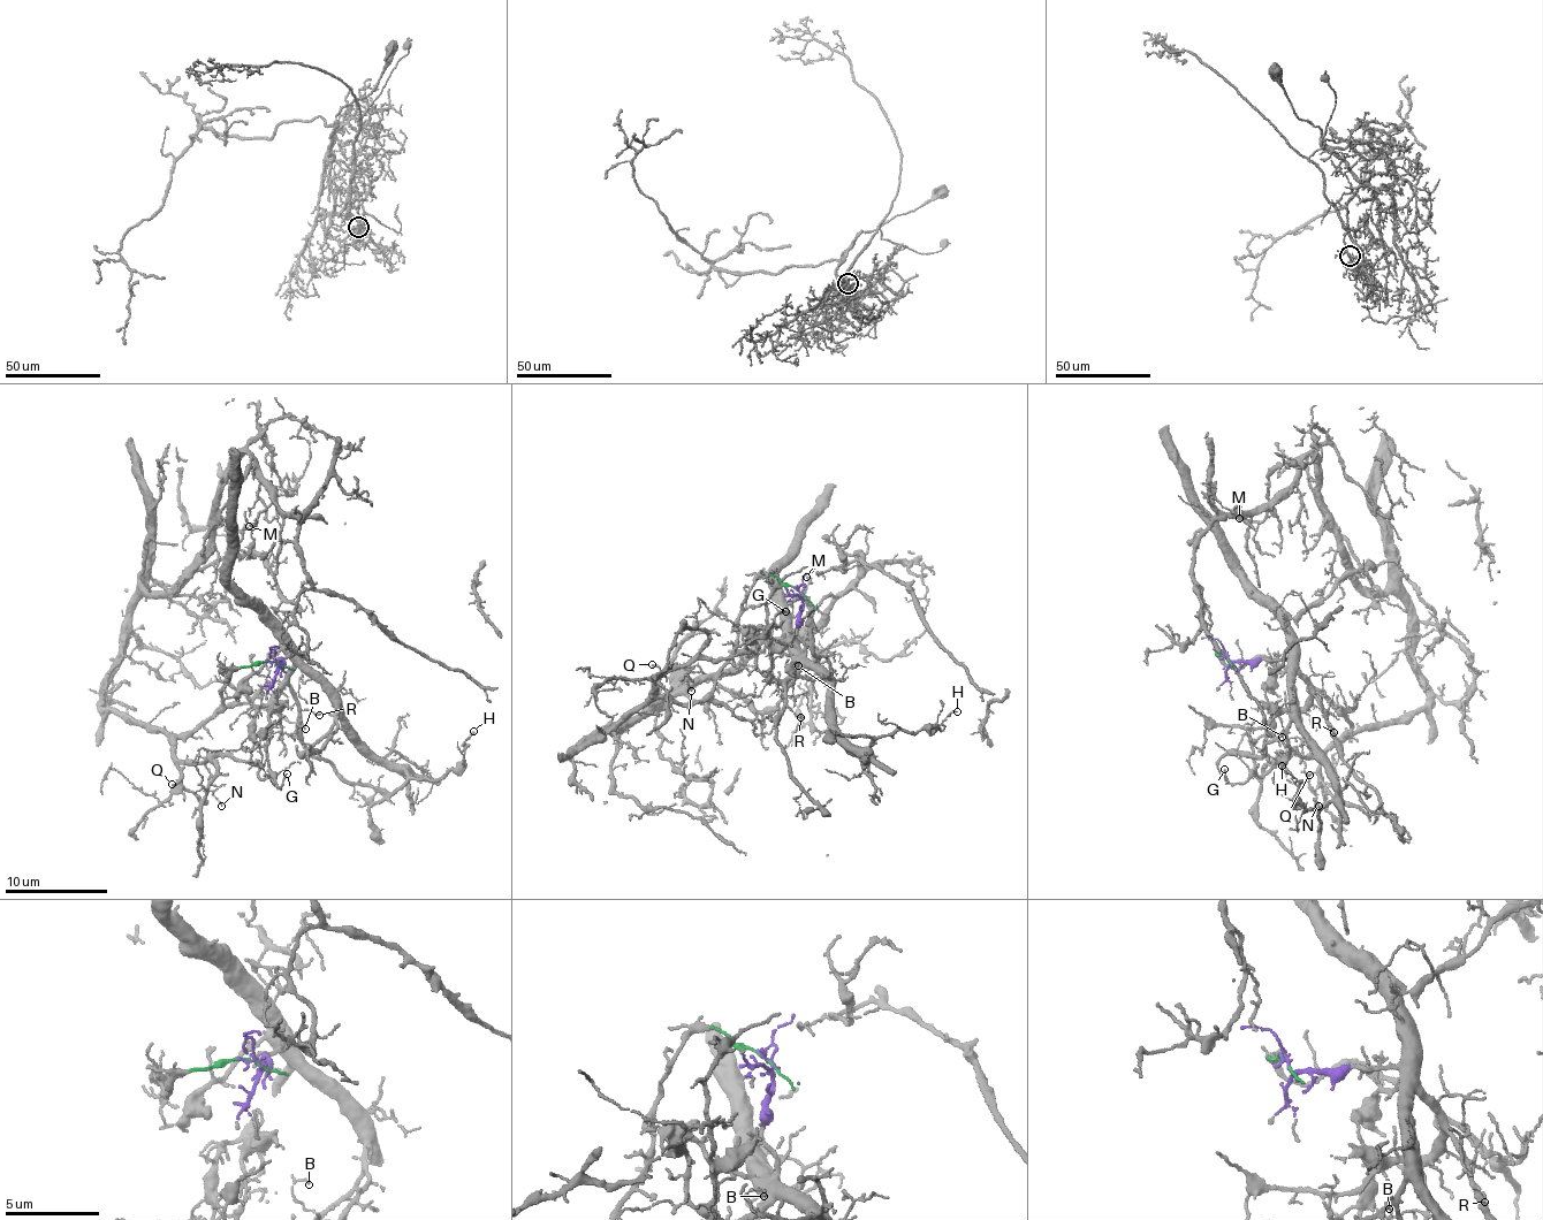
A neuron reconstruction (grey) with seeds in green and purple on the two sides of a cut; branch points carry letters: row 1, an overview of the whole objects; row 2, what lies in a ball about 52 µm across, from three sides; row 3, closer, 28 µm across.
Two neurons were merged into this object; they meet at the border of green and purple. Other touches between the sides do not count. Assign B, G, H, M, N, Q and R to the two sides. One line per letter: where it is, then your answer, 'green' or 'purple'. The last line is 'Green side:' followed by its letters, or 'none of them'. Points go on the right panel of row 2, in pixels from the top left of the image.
B: at (1282, 737); purple
G: at (1224, 769); green
H: at (1282, 765); purple
M: at (1239, 518); green
N: at (1319, 806); green
Q: at (1309, 775); green
R: at (1334, 732); purple
Green side: G, M, N, Q

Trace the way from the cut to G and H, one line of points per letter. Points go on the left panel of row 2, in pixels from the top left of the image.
G: (274, 661), (226, 680), (221, 666), (223, 700), (174, 750), (179, 760), (253, 762), (279, 787), (287, 774)
H: (274, 661), (295, 654), (322, 686), (343, 731), (411, 778), (439, 780), (463, 759), (472, 731)

